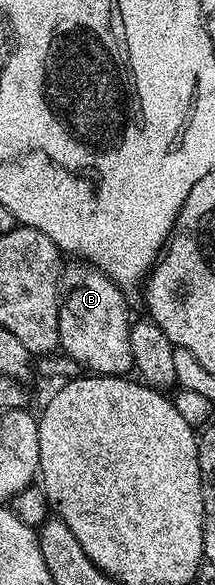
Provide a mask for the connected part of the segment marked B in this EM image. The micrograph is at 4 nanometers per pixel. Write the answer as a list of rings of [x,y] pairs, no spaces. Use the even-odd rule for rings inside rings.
[[[71,261],[61,271],[59,297],[59,347],[62,354],[96,375],[123,377],[134,368],[129,345],[132,320],[127,319],[128,296],[97,267]]]

